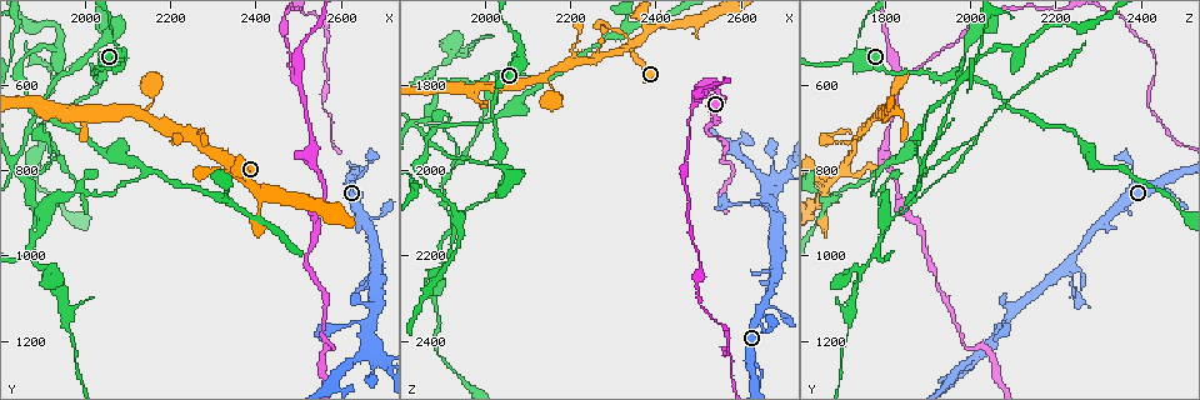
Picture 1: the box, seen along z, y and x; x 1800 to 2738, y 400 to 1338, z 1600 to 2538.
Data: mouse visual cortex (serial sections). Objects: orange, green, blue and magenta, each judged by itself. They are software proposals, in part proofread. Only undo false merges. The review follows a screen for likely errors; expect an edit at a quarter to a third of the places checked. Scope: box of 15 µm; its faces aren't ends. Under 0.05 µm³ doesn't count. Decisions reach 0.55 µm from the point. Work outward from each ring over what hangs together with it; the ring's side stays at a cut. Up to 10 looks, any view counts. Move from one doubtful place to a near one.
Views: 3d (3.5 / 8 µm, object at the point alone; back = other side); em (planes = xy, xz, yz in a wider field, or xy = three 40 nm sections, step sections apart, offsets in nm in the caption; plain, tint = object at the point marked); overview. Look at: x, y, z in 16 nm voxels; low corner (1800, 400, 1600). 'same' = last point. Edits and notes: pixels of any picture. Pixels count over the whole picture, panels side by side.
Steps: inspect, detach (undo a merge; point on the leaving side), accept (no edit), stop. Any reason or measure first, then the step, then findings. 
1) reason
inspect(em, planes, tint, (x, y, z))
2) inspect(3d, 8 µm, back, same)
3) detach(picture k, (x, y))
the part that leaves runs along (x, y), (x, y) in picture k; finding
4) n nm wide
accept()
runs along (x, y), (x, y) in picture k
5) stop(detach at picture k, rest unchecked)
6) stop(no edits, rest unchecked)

calibre changes
inspect(3d, 3.5 µm, (2035, 575, 1970))

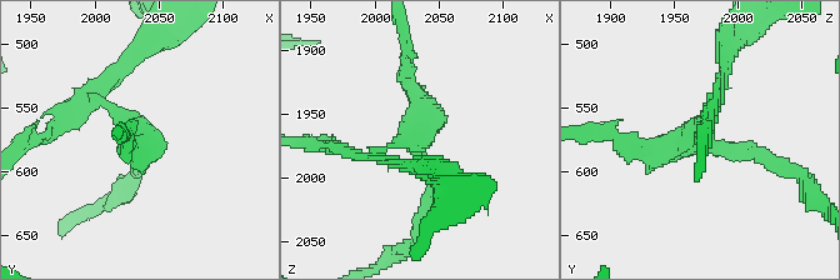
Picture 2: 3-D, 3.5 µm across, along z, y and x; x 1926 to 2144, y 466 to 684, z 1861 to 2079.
inspect(em, planes, tint, (2034, 568, 1964))

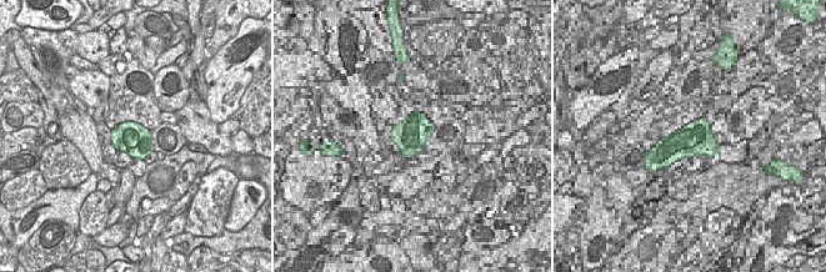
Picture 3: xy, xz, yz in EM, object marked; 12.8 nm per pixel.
cut it another way
inspect(em, xy, step 5, tint, same)

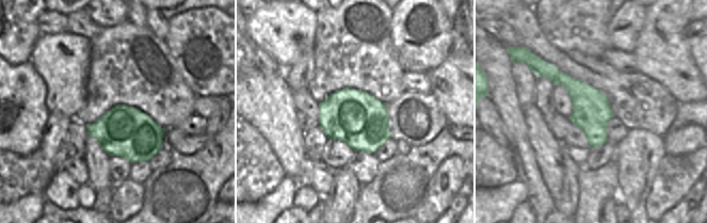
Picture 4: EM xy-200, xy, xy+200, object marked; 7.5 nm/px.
420 nm wide
detach(picture 2, (129, 68))
border along (559, 70), (551, 78), (547, 78) in picture 4; two cells meet here

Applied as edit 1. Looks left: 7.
abrupt turn
inspect(em, xy, step 3, tint, (2345, 800, 1705))

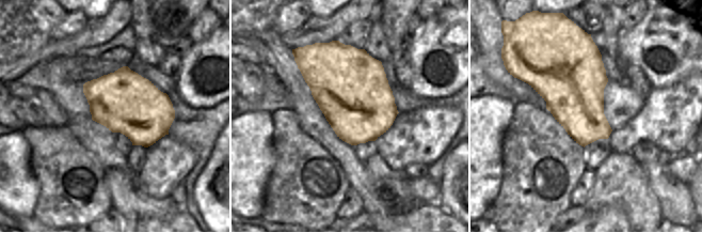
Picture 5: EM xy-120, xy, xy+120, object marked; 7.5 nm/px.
inspect(3d, 3.5 µm, same)

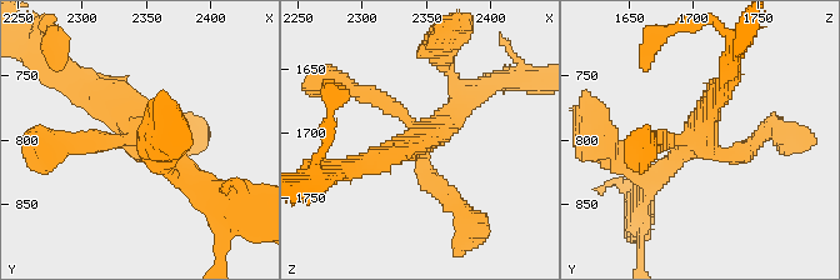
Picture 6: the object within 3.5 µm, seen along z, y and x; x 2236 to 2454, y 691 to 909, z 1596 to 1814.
accept()
runs along (178, 133), (143, 155), (81, 86) in picture 6; one cell here

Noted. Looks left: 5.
branch point
inspect(3d, 3.5 µm, (2235, 720, 1745))

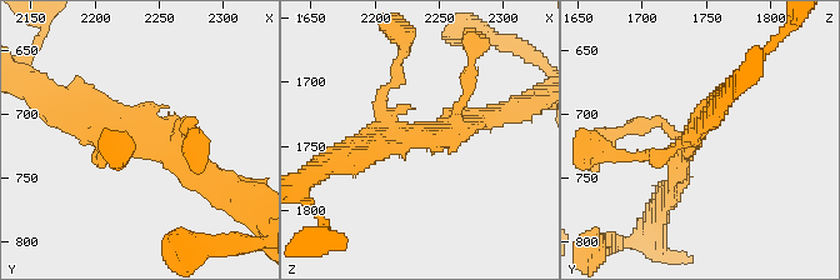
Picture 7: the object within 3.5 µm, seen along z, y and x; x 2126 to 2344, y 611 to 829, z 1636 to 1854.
inspect(em, xy, step 3, tint, (2230, 714, 1742))

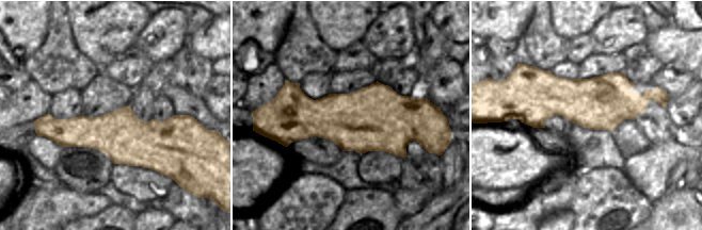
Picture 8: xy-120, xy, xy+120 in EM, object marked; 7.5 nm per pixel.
accept()
runs along (203, 174), (141, 131), (61, 108) in picture 7; continuous, no second cell

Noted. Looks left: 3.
calibre changes
inspect(3d, 3.5 µm, (1885, 795, 2295))

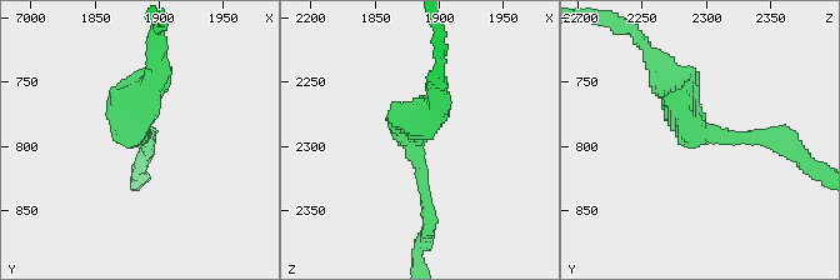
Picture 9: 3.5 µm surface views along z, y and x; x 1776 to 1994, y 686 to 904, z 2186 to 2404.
arms of 150, 350 nm
inspect(em, planes, plain, (1880, 792, 2298))

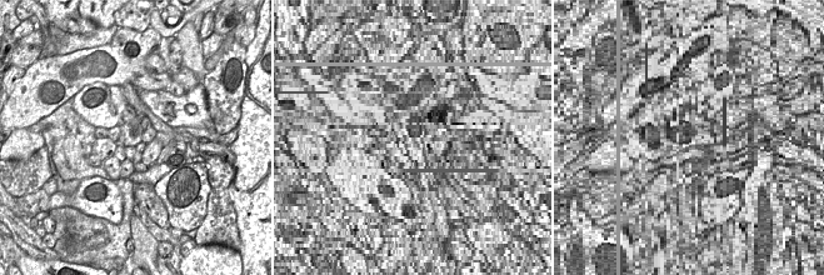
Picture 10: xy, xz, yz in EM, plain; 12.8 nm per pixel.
inspect(em, planes, tint, same)

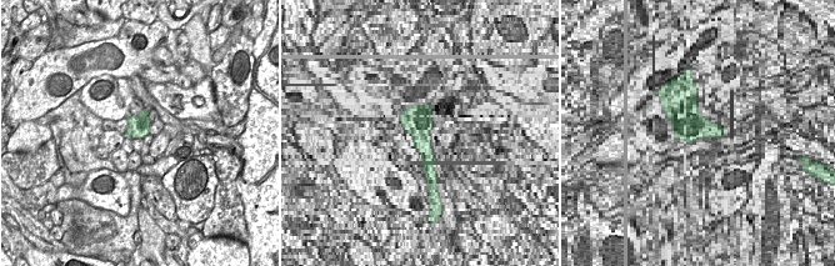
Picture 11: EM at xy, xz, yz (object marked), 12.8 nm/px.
280 nm wide
accept()
runs along (663, 70), (701, 135), (784, 143) in picture 9; all the same cell

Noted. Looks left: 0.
stop(detach at picture 2, rest unchecked)

